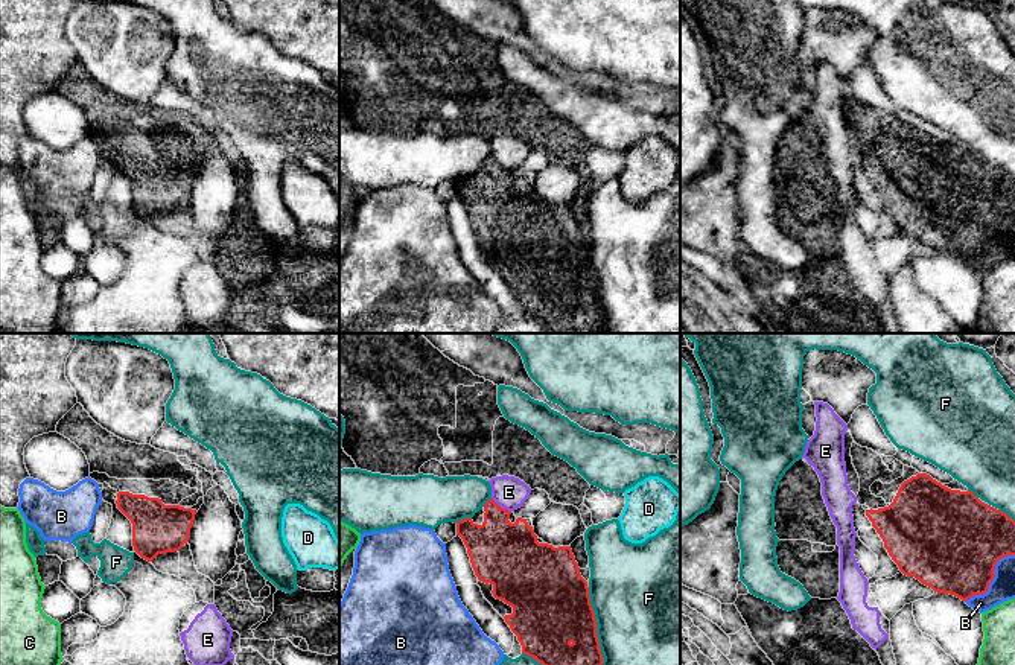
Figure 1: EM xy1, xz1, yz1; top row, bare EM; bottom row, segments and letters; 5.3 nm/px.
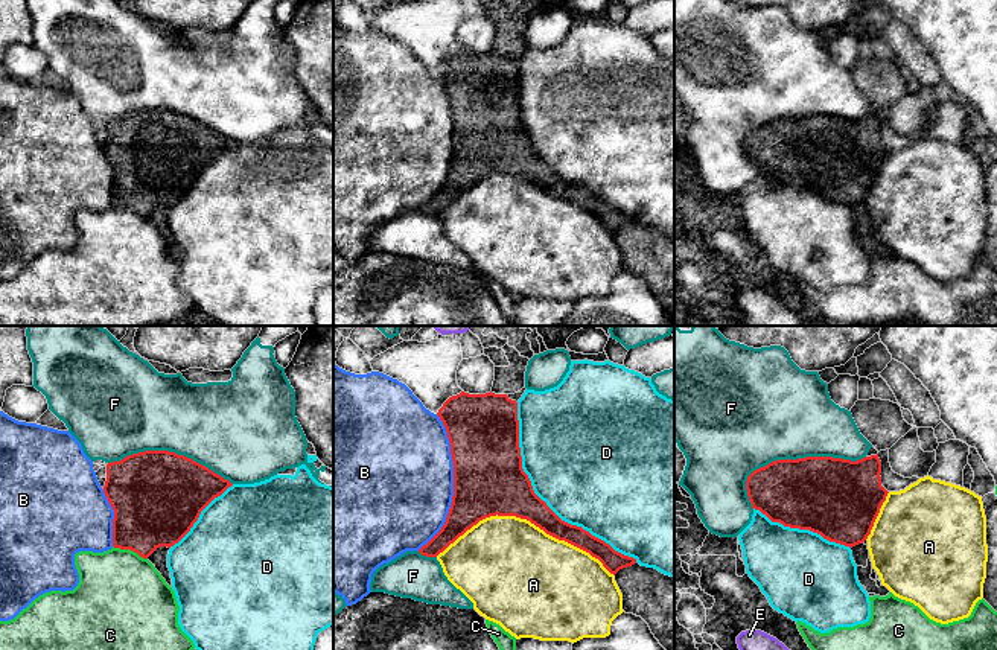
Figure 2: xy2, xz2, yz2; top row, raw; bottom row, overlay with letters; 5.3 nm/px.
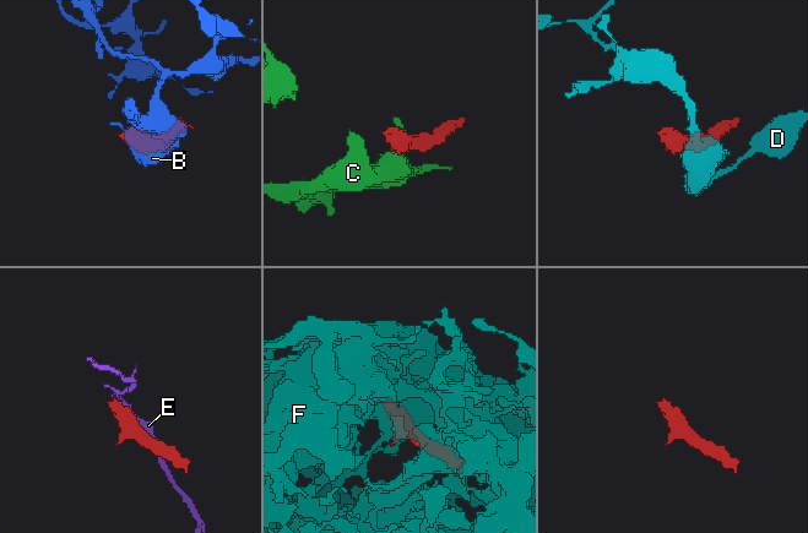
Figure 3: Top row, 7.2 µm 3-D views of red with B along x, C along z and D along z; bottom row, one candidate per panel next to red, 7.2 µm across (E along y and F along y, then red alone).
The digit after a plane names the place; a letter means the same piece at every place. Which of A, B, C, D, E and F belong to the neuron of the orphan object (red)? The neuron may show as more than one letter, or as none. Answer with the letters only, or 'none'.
none

